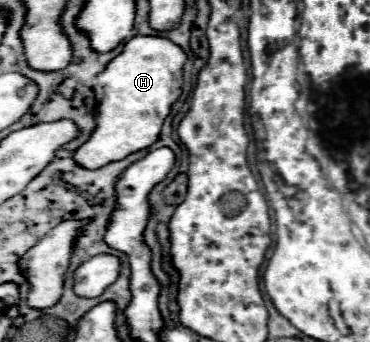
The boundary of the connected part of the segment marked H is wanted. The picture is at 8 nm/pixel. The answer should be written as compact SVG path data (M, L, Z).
M134 36L124 50L96 74L96 126L90 138L74 152L78 166L96 170L108 162L122 160L158 140L162 122L182 92L182 66L186 54L180 46L162 36Z

